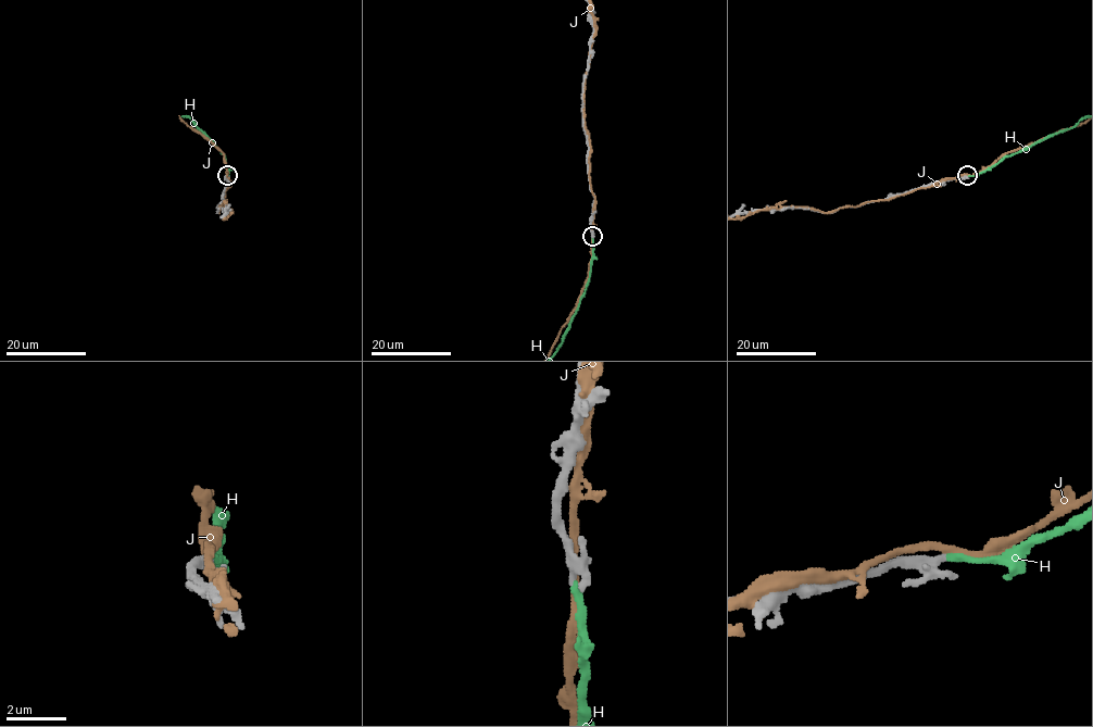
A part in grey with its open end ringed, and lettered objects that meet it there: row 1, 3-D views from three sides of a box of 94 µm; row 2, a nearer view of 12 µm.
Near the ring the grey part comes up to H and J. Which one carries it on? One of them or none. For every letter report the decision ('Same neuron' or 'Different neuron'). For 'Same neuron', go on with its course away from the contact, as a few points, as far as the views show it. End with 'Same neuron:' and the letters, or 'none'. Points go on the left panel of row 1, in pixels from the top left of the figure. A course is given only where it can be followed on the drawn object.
H: Same neuron
J: Different neuron
Same neuron: H

